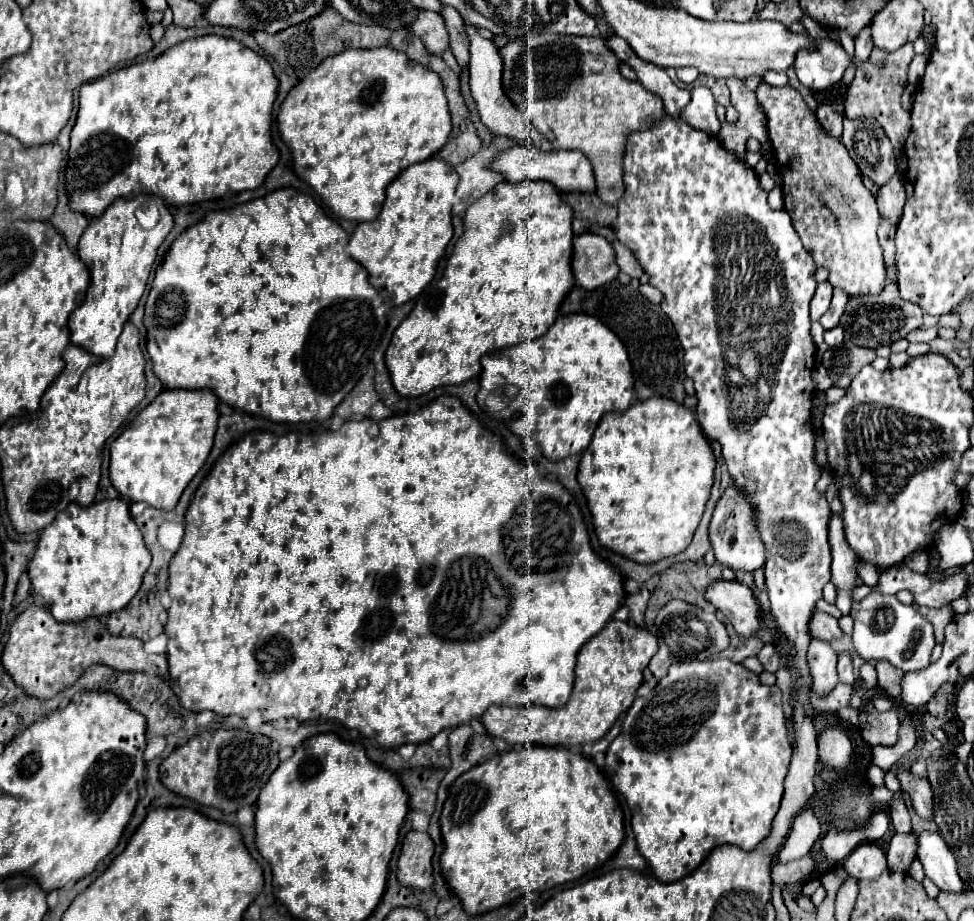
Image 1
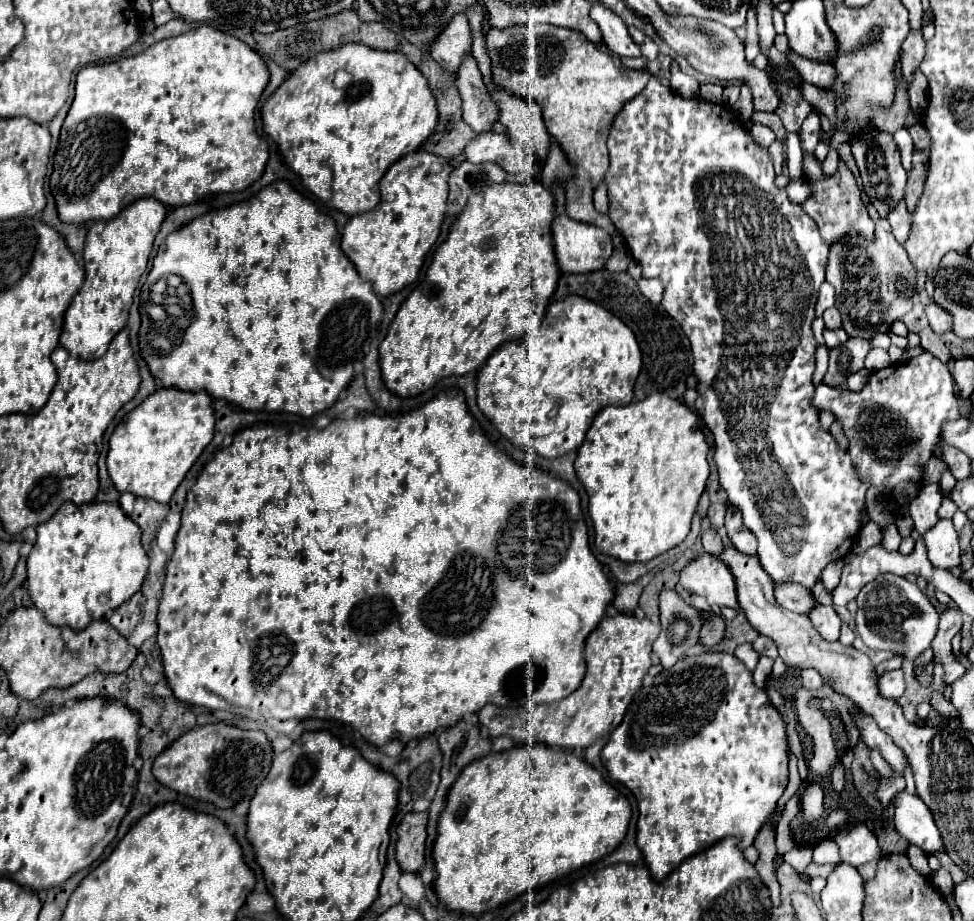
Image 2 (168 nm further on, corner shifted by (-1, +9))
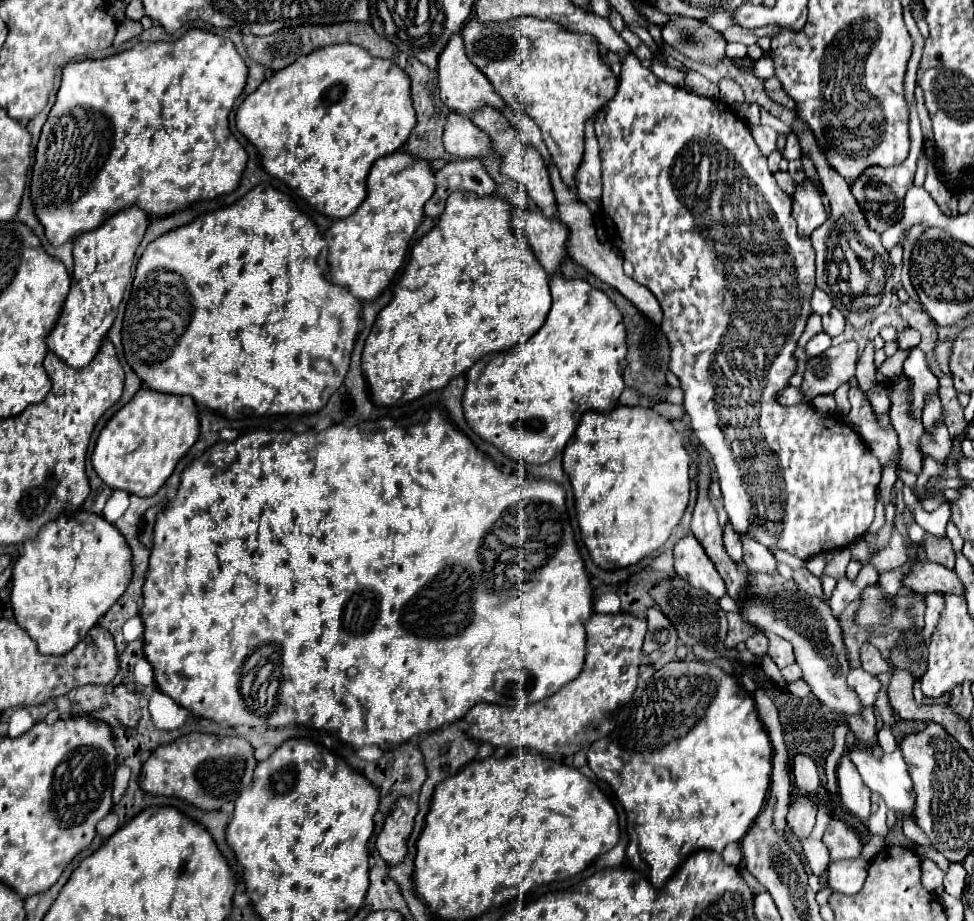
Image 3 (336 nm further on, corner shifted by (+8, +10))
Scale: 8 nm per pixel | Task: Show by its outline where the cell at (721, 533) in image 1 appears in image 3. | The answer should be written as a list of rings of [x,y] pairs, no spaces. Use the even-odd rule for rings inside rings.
[[[725,539],[725,549],[727,549],[727,555],[729,555],[737,565],[743,563],[743,553],[741,553],[741,541],[739,541],[739,539]]]

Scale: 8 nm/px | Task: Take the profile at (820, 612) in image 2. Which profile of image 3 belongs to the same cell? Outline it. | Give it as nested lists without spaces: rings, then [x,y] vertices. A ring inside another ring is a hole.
[[[807,567],[805,569],[795,569],[793,571],[793,579],[797,581],[799,589],[809,593],[811,597],[823,597],[823,591],[821,591],[821,579],[817,575],[813,575]]]

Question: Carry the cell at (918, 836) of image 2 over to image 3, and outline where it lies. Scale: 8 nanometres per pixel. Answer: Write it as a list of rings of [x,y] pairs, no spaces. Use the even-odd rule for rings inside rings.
[[[857,741],[853,743],[851,751],[849,751],[849,759],[853,761],[853,765],[859,769],[865,785],[873,791],[873,793],[879,793],[887,807],[893,809],[895,813],[903,813],[903,815],[913,815],[913,803],[915,803],[915,797],[913,797],[913,789],[911,789],[911,777],[907,773],[907,765],[901,757],[901,751],[895,749],[893,753],[875,753],[863,745],[857,745]]]

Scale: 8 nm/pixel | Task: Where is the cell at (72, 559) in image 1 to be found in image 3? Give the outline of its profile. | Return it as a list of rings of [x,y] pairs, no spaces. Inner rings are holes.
[[[89,511],[61,513],[61,517],[49,521],[37,535],[37,539],[23,543],[23,553],[13,567],[11,581],[11,607],[13,617],[21,629],[37,643],[37,651],[43,655],[63,655],[75,647],[85,633],[99,623],[107,609],[125,593],[131,581],[131,549],[125,537],[101,515]]]

